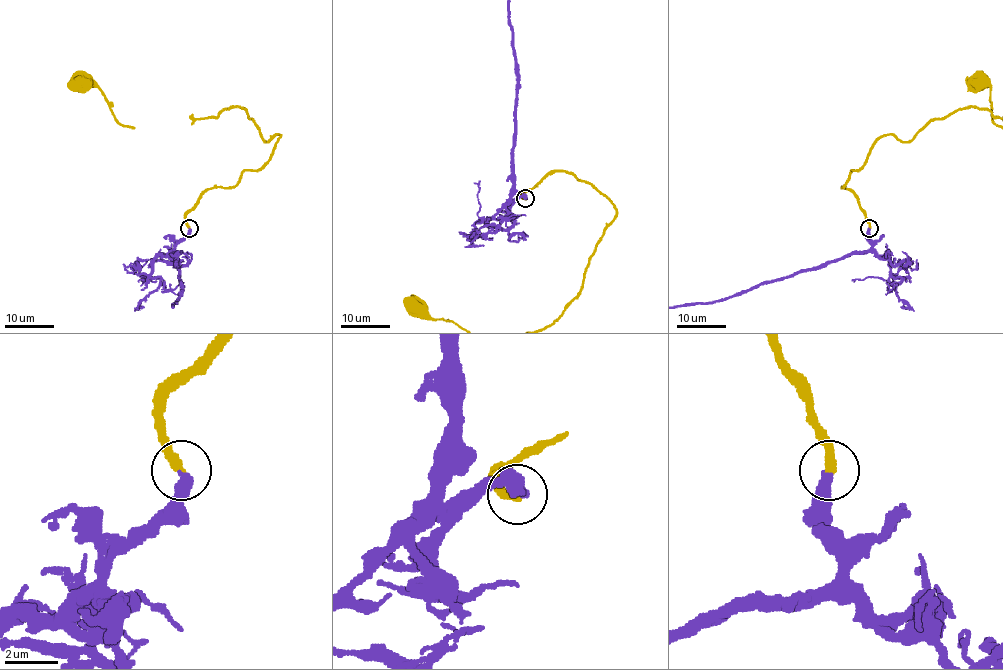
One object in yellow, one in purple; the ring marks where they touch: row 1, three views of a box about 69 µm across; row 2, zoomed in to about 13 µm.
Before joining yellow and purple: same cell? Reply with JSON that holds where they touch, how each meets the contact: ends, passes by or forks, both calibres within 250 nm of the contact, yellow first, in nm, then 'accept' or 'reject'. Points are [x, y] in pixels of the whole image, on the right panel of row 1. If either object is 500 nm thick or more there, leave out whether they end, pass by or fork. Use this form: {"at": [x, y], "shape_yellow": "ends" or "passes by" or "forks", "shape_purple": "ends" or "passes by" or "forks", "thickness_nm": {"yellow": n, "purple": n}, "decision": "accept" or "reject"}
{"at": [869, 228], "shape_yellow": "ends", "shape_purple": "ends", "thickness_nm": {"yellow": 300, "purple": 440}, "decision": "accept"}

